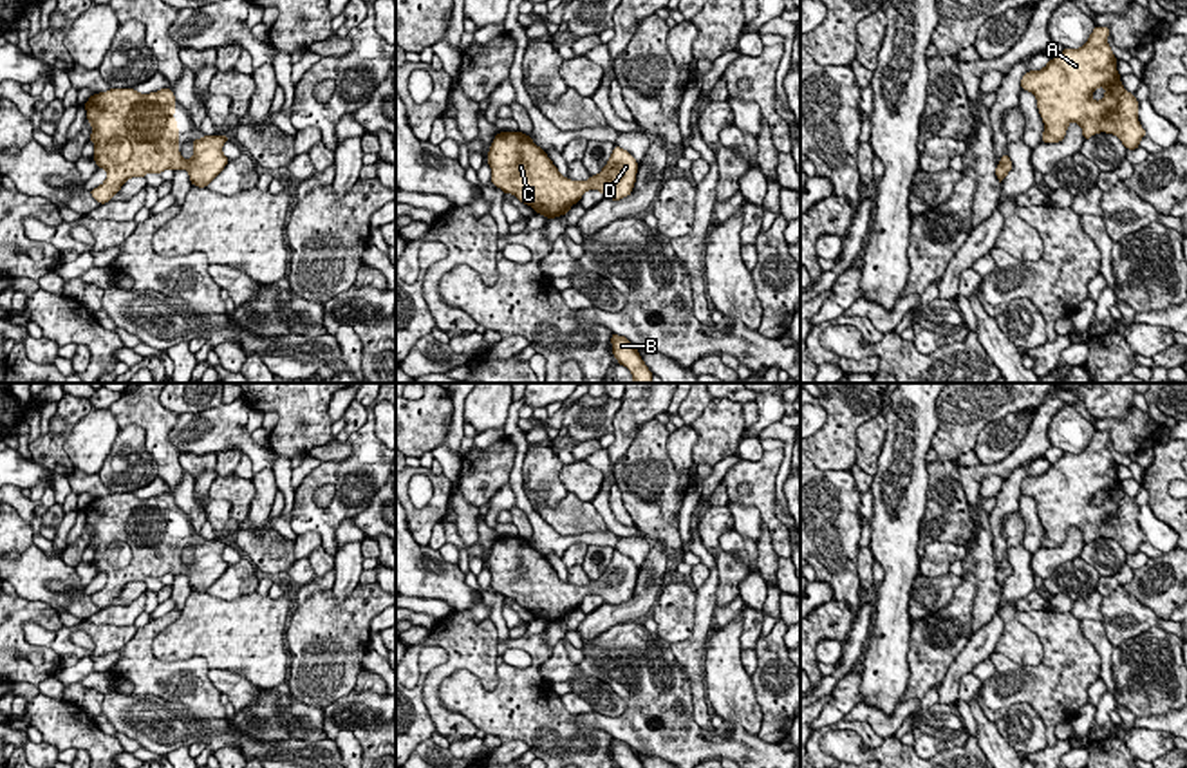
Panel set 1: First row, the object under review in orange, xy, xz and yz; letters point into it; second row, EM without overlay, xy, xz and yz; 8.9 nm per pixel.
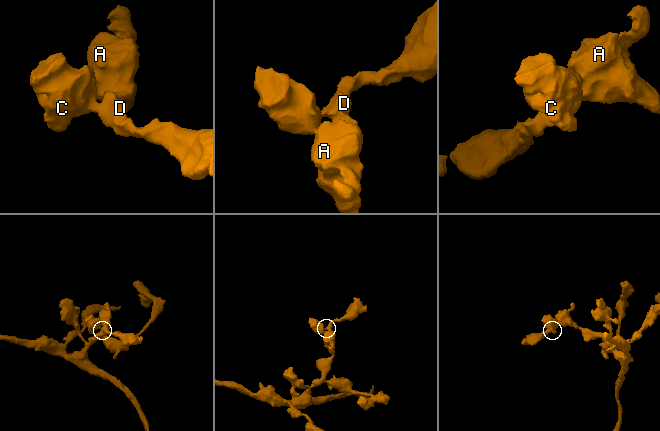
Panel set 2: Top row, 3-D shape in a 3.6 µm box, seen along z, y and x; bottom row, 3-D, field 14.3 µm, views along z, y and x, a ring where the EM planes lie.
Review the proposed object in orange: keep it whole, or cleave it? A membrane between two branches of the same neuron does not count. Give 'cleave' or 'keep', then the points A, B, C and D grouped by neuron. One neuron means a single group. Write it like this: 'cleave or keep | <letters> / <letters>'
keep | A B C D

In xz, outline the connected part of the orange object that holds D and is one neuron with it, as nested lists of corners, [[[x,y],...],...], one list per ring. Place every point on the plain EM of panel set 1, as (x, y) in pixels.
[[[499,537],[488,557],[491,589],[547,623],[565,620],[587,595],[598,595],[605,604],[620,605],[632,598],[638,566],[627,555],[614,551],[607,569],[587,587],[565,584],[531,540]]]

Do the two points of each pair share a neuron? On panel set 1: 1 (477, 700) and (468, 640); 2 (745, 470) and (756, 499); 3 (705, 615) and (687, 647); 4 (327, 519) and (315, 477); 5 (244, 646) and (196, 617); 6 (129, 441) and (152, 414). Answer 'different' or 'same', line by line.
1: different
2: same
3: same
4: same
5: same
6: different

